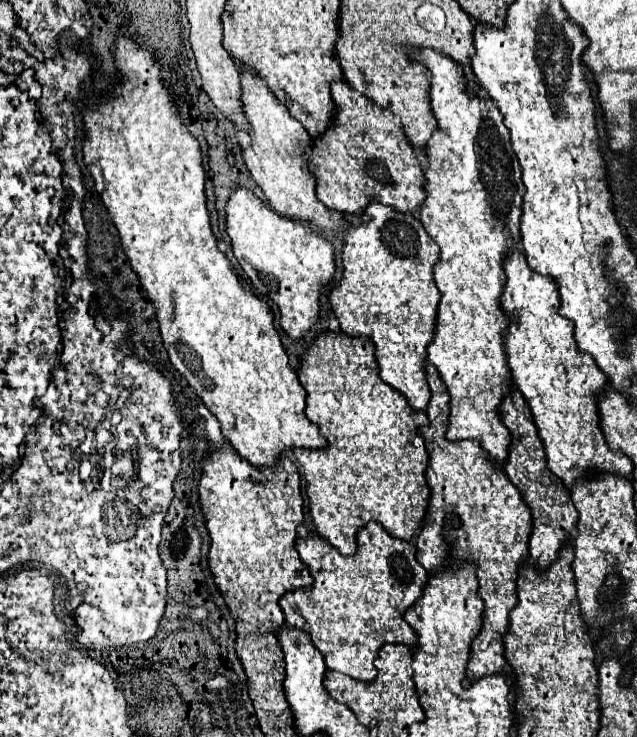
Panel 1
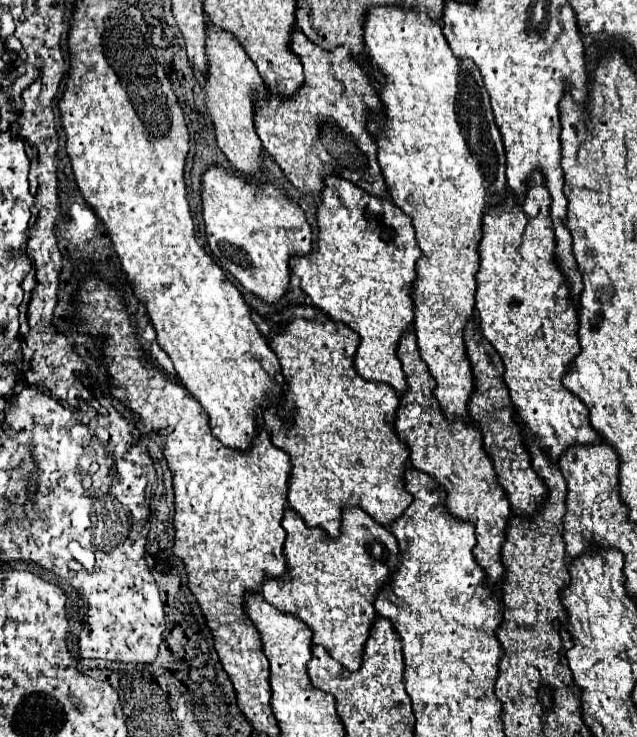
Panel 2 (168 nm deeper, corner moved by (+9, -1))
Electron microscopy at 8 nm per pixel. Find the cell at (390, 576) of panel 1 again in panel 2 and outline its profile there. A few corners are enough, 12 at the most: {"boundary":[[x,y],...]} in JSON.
{"boundary":[[285,510],[263,598],[359,670],[395,536],[343,510],[337,538]]}

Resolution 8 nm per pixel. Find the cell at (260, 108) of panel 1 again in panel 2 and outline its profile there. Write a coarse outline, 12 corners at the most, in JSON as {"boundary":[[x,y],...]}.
{"boundary":[[207,24],[205,108],[243,174],[261,166],[263,78],[231,32]]}

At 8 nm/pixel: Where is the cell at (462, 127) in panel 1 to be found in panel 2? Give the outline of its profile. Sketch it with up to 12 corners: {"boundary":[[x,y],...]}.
{"boundary":[[373,6],[369,132],[423,252],[417,348],[471,422],[463,328],[483,212],[507,196],[479,68]]}

